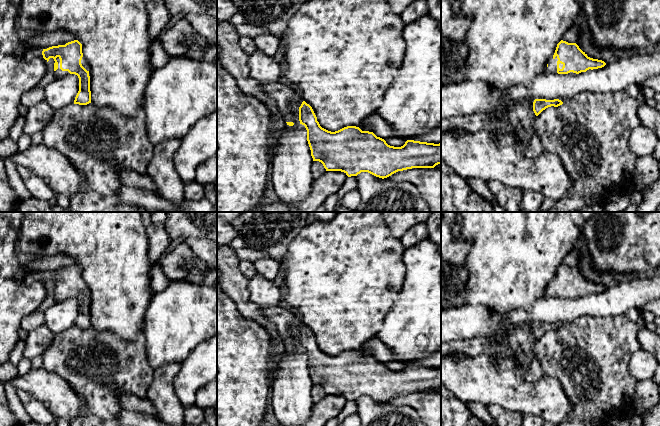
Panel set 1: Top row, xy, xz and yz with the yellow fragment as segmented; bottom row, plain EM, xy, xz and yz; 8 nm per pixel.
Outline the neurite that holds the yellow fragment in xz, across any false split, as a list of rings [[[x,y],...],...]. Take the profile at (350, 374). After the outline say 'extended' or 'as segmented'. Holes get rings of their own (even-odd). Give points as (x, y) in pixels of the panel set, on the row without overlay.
[[[259,308],[277,325],[279,337],[287,349],[300,347],[307,354],[307,365],[313,385],[323,388],[326,395],[341,395],[348,401],[368,396],[379,402],[412,392],[434,392],[441,388],[441,367],[407,364],[401,371],[390,370],[373,356],[347,350],[331,356],[322,352],[312,331],[300,326],[299,340],[293,337],[290,324],[294,315],[283,309]]]; extended

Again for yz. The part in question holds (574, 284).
[[[561,264],[549,283],[545,296],[576,299],[591,293],[602,292],[606,287],[587,280],[576,267]]]; extended

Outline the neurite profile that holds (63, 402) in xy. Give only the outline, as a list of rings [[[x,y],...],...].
[[[43,367],[31,368],[11,383],[15,389],[21,389],[46,404],[56,420],[71,422],[87,409],[83,398],[64,378]]]

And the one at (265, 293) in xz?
[[[257,274],[249,279],[248,288],[251,292],[250,300],[259,308],[271,309],[280,306],[281,290],[273,280]]]

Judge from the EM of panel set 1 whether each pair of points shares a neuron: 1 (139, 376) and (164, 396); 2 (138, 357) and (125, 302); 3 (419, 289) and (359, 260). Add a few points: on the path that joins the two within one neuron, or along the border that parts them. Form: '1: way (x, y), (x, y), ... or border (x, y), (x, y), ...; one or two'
1: border (154, 370), (152, 382), (145, 395); two
2: border (142, 331), (132, 340), (124, 340), (112, 332); two
3: border (403, 258), (405, 279), (402, 288), (393, 302); two

